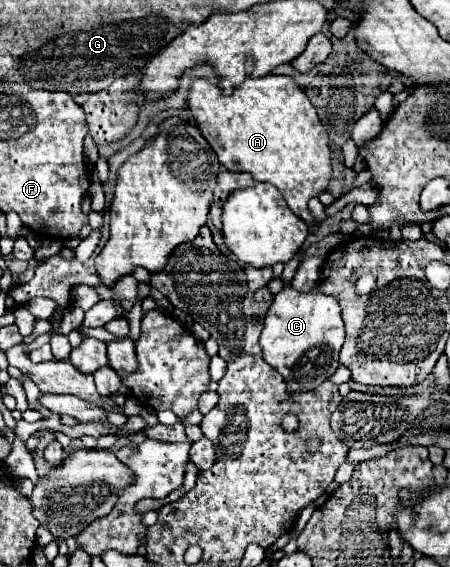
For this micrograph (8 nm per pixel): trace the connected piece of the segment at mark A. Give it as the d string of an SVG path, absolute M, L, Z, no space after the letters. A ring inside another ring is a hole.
M265 75L259 79L251 79L235 87L235 91L229 97L221 93L219 85L213 85L205 79L195 79L189 91L189 111L195 117L201 129L201 135L209 141L211 149L219 157L219 163L227 171L245 171L245 173L251 173L255 181L273 183L283 195L283 199L287 201L289 209L299 219L305 219L307 225L313 225L313 227L319 225L313 219L307 203L311 197L317 197L319 193L323 193L329 187L329 181L333 179L329 137L317 117L315 107L311 105L305 91L295 83L293 77Z

